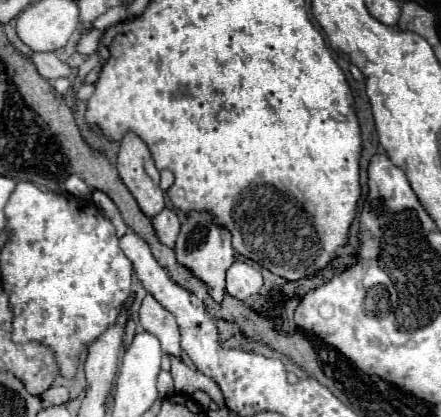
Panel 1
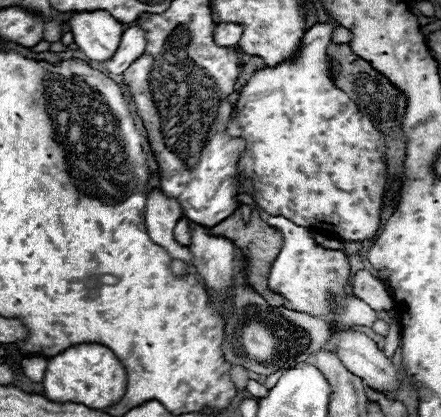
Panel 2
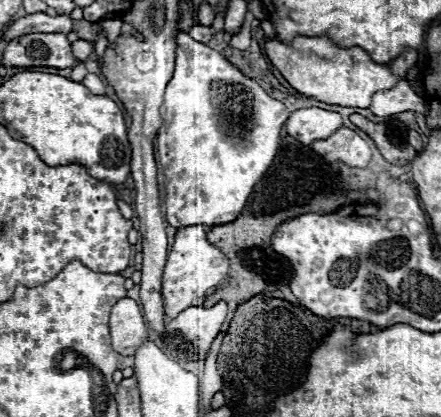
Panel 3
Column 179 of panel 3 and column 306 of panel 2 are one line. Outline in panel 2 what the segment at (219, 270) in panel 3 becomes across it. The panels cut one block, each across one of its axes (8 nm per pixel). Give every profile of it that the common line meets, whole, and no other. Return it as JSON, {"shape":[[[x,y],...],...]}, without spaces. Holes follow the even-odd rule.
{"shape":[[[266,216],[266,224],[280,230],[284,236],[282,250],[278,258],[274,260],[268,276],[268,288],[276,294],[282,294],[292,310],[310,314],[310,316],[322,316],[328,314],[328,302],[326,296],[330,292],[344,294],[350,278],[350,264],[342,250],[326,250],[318,246],[312,238],[312,232],[292,224],[288,218],[282,216]]]}

